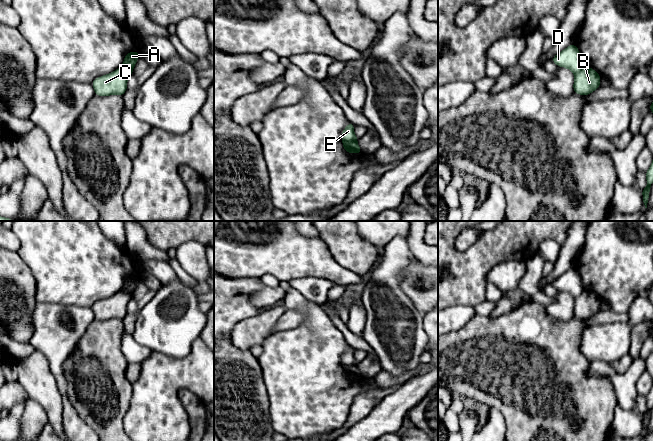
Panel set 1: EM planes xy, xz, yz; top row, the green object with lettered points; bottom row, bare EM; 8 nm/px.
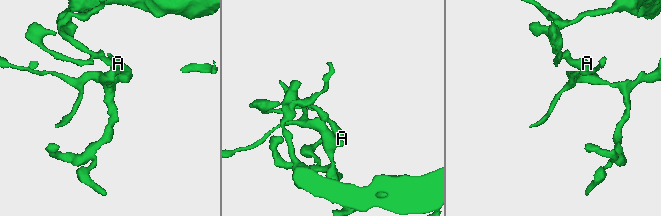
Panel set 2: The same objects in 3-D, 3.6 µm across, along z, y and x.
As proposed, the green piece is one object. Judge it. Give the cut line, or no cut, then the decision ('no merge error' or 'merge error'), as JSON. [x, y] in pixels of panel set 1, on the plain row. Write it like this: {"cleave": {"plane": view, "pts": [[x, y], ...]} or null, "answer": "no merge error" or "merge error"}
{"cleave": {"plane": "xz", "pts": [[342, 363], [356, 366]]}, "answer": "merge error"}

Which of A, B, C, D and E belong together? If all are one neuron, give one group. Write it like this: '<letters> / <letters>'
A D E / B C

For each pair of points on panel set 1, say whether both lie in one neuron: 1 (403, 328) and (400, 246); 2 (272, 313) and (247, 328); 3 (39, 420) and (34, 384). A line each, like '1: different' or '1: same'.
1: same
2: same
3: different

